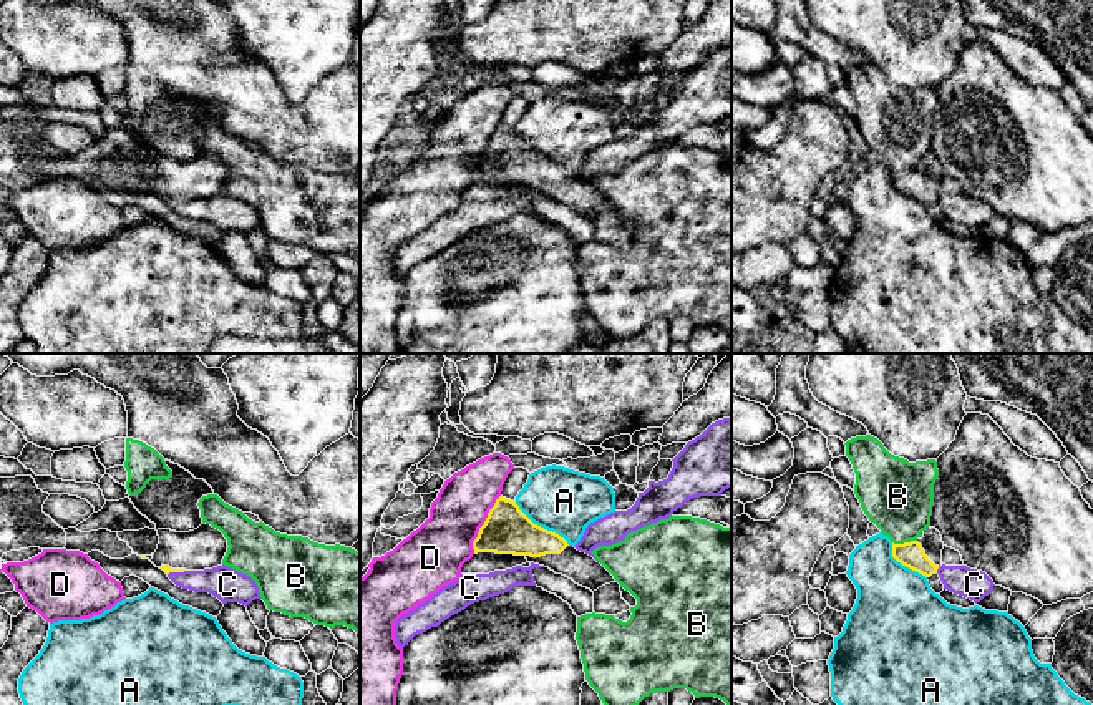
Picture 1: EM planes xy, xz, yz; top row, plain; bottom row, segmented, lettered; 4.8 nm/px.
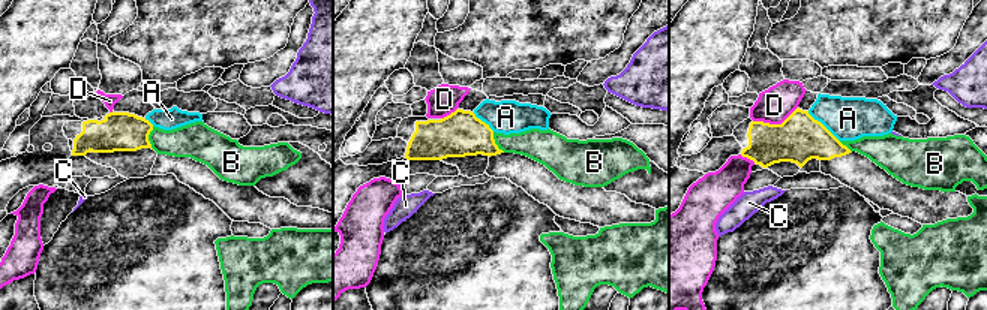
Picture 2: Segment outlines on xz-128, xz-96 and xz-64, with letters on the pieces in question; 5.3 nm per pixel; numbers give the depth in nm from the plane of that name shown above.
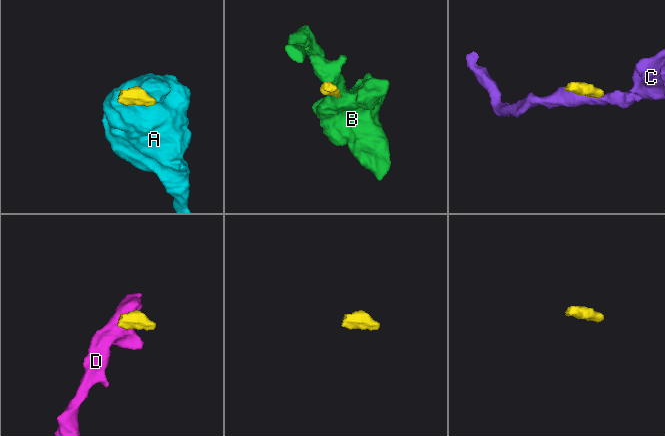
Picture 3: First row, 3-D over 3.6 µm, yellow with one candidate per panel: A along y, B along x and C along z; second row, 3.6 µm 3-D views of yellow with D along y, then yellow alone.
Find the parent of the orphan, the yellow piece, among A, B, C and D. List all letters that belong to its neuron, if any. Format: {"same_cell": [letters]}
{"same_cell": []}

